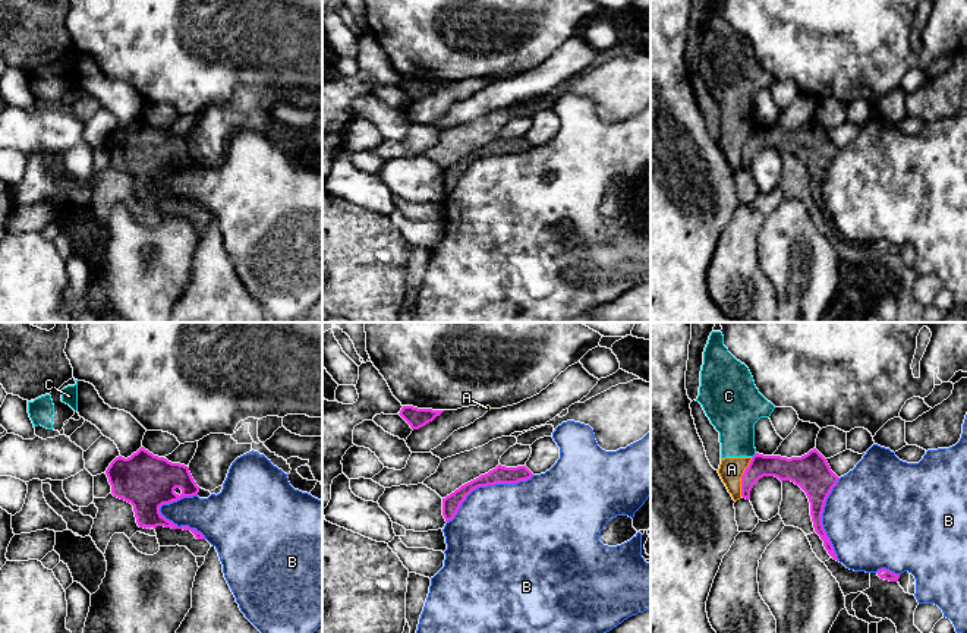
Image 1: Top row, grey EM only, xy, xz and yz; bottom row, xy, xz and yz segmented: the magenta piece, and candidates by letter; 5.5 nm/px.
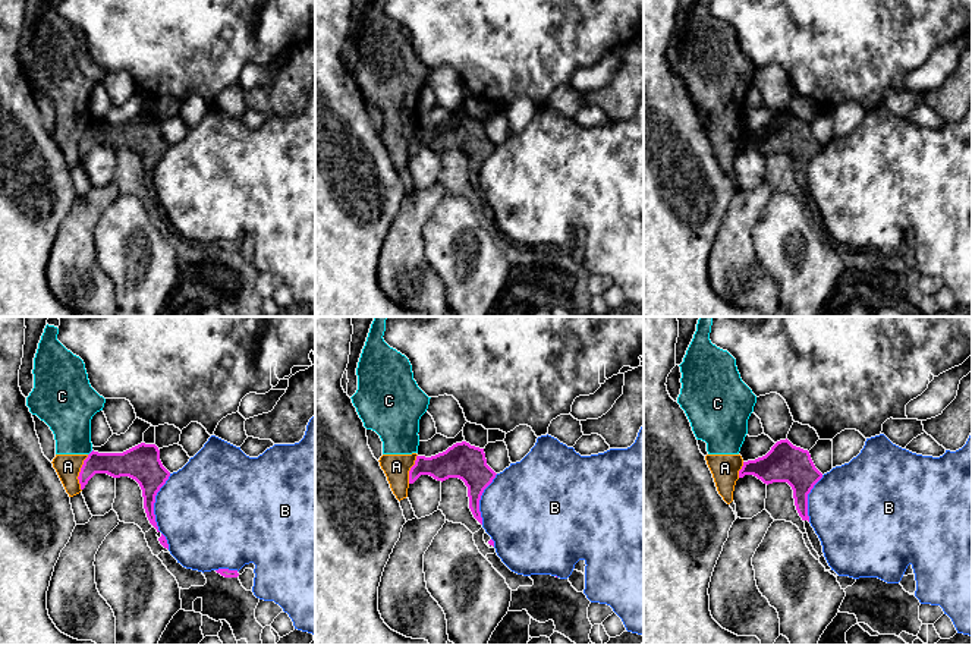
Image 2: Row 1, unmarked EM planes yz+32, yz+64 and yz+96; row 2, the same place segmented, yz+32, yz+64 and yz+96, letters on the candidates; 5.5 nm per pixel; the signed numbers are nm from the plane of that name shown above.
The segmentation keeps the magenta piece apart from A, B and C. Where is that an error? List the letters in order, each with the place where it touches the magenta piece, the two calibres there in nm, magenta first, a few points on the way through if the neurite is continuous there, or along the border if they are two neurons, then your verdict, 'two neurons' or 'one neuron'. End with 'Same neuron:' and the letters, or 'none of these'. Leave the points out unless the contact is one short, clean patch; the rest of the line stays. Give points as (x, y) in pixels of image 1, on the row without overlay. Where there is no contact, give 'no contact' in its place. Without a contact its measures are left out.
A: meets magenta in yz at (742, 148); 130 nm thick on the magenta side, 140 nm on the other; border along yz (752, 129), (742, 148), (740, 167); two neurons
B: meets magenta in xz at (487, 157); 100 nm thick on the magenta side, 500 nm on the other; two neurons
C: meets magenta in yz at (753, 128); 140 nm thick on the magenta side, 240 nm on the other; border along yz (756, 125), (752, 129); two neurons
Same neuron: none of these

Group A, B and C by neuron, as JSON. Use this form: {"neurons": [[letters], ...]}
{"neurons": [["A", "C"], ["B"]]}

